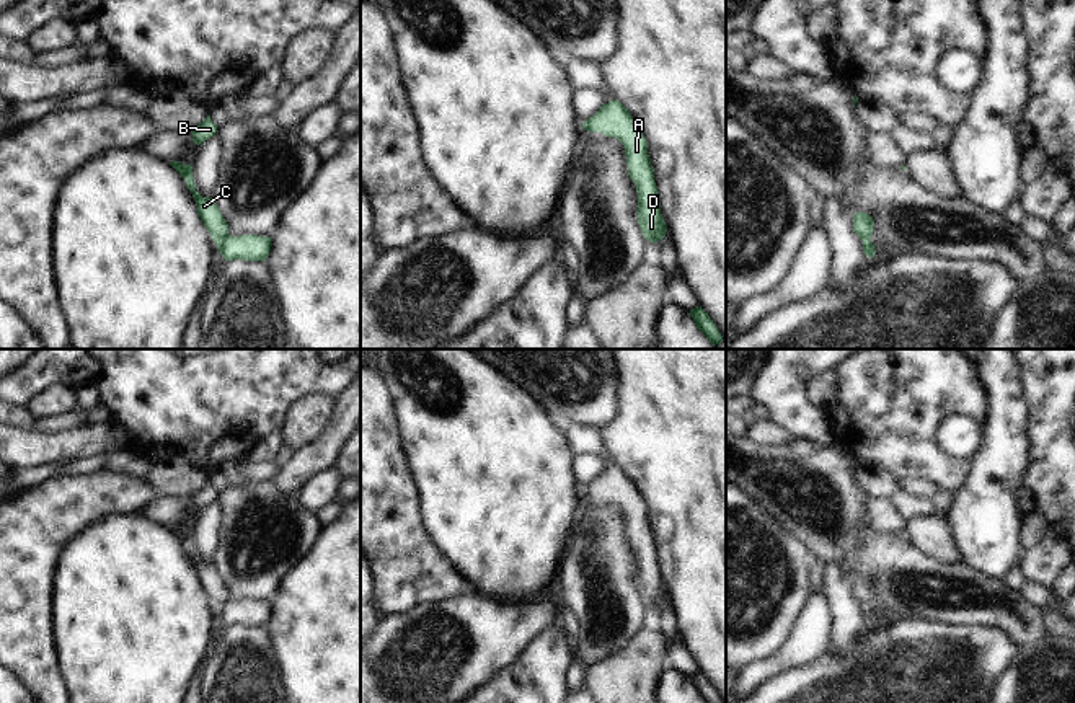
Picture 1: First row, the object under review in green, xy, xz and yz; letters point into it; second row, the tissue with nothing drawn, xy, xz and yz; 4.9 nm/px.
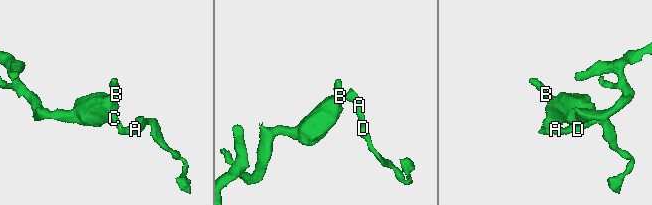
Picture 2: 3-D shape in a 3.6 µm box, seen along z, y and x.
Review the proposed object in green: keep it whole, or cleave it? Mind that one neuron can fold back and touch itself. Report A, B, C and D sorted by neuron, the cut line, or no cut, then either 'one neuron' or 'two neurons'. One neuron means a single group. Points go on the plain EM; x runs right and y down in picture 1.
A D / B C | xy (227, 599), (217, 610) | two neurons

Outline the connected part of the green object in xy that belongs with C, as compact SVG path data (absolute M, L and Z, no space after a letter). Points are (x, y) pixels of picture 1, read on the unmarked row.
M179 527L170 528L186 546L188 555L192 558L192 563L197 569L197 579L209 595L212 605L219 610L228 600L228 590L220 579L215 566L212 563L202 563L196 556L194 543L192 543L192 530L183 530Z

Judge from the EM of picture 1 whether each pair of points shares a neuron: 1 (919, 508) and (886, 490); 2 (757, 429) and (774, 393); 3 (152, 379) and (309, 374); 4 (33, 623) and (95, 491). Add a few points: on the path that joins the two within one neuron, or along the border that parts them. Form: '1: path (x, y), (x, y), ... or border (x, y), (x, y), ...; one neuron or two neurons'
1: path (911, 506), (894, 493); one neuron
2: border (759, 410), (780, 424), (791, 437); two neurons
3: path (191, 379), (269, 377); one neuron
4: path (33, 591), (33, 553), (62, 524); one neuron

